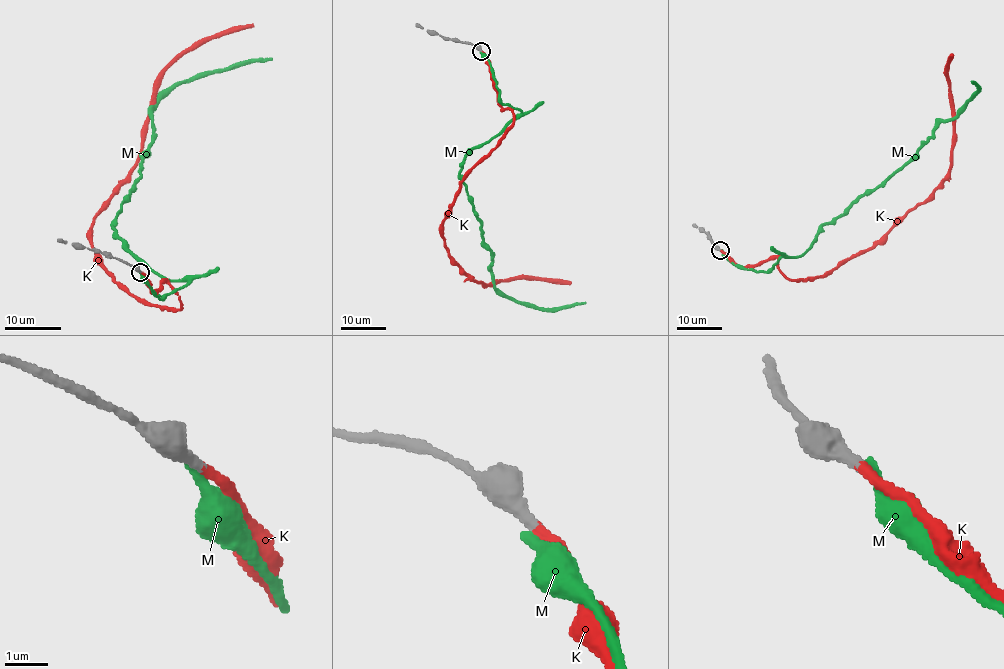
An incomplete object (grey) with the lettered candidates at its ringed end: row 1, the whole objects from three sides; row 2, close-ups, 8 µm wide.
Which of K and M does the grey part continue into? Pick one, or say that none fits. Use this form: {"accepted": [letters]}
{"accepted": ["K"]}

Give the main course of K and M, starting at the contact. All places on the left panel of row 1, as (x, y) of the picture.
K: (141, 271), (180, 309), (145, 305), (93, 246), (155, 80), (253, 25)
M: (141, 271), (162, 299), (190, 282), (165, 279), (112, 227), (141, 176), (155, 106), (176, 86), (272, 58)

